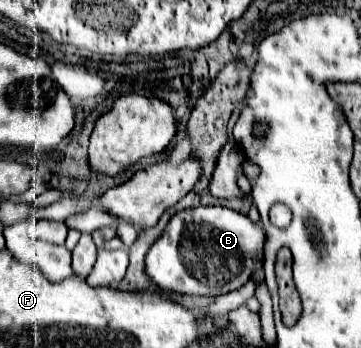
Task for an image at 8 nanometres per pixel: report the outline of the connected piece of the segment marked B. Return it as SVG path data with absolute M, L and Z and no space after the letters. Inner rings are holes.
M226 207L184 209L170 219L170 225L166 225L164 233L150 247L144 275L164 291L218 297L238 289L250 279L250 273L262 265L262 249L264 229L246 215ZM180 249L186 249L186 265L180 257Z

